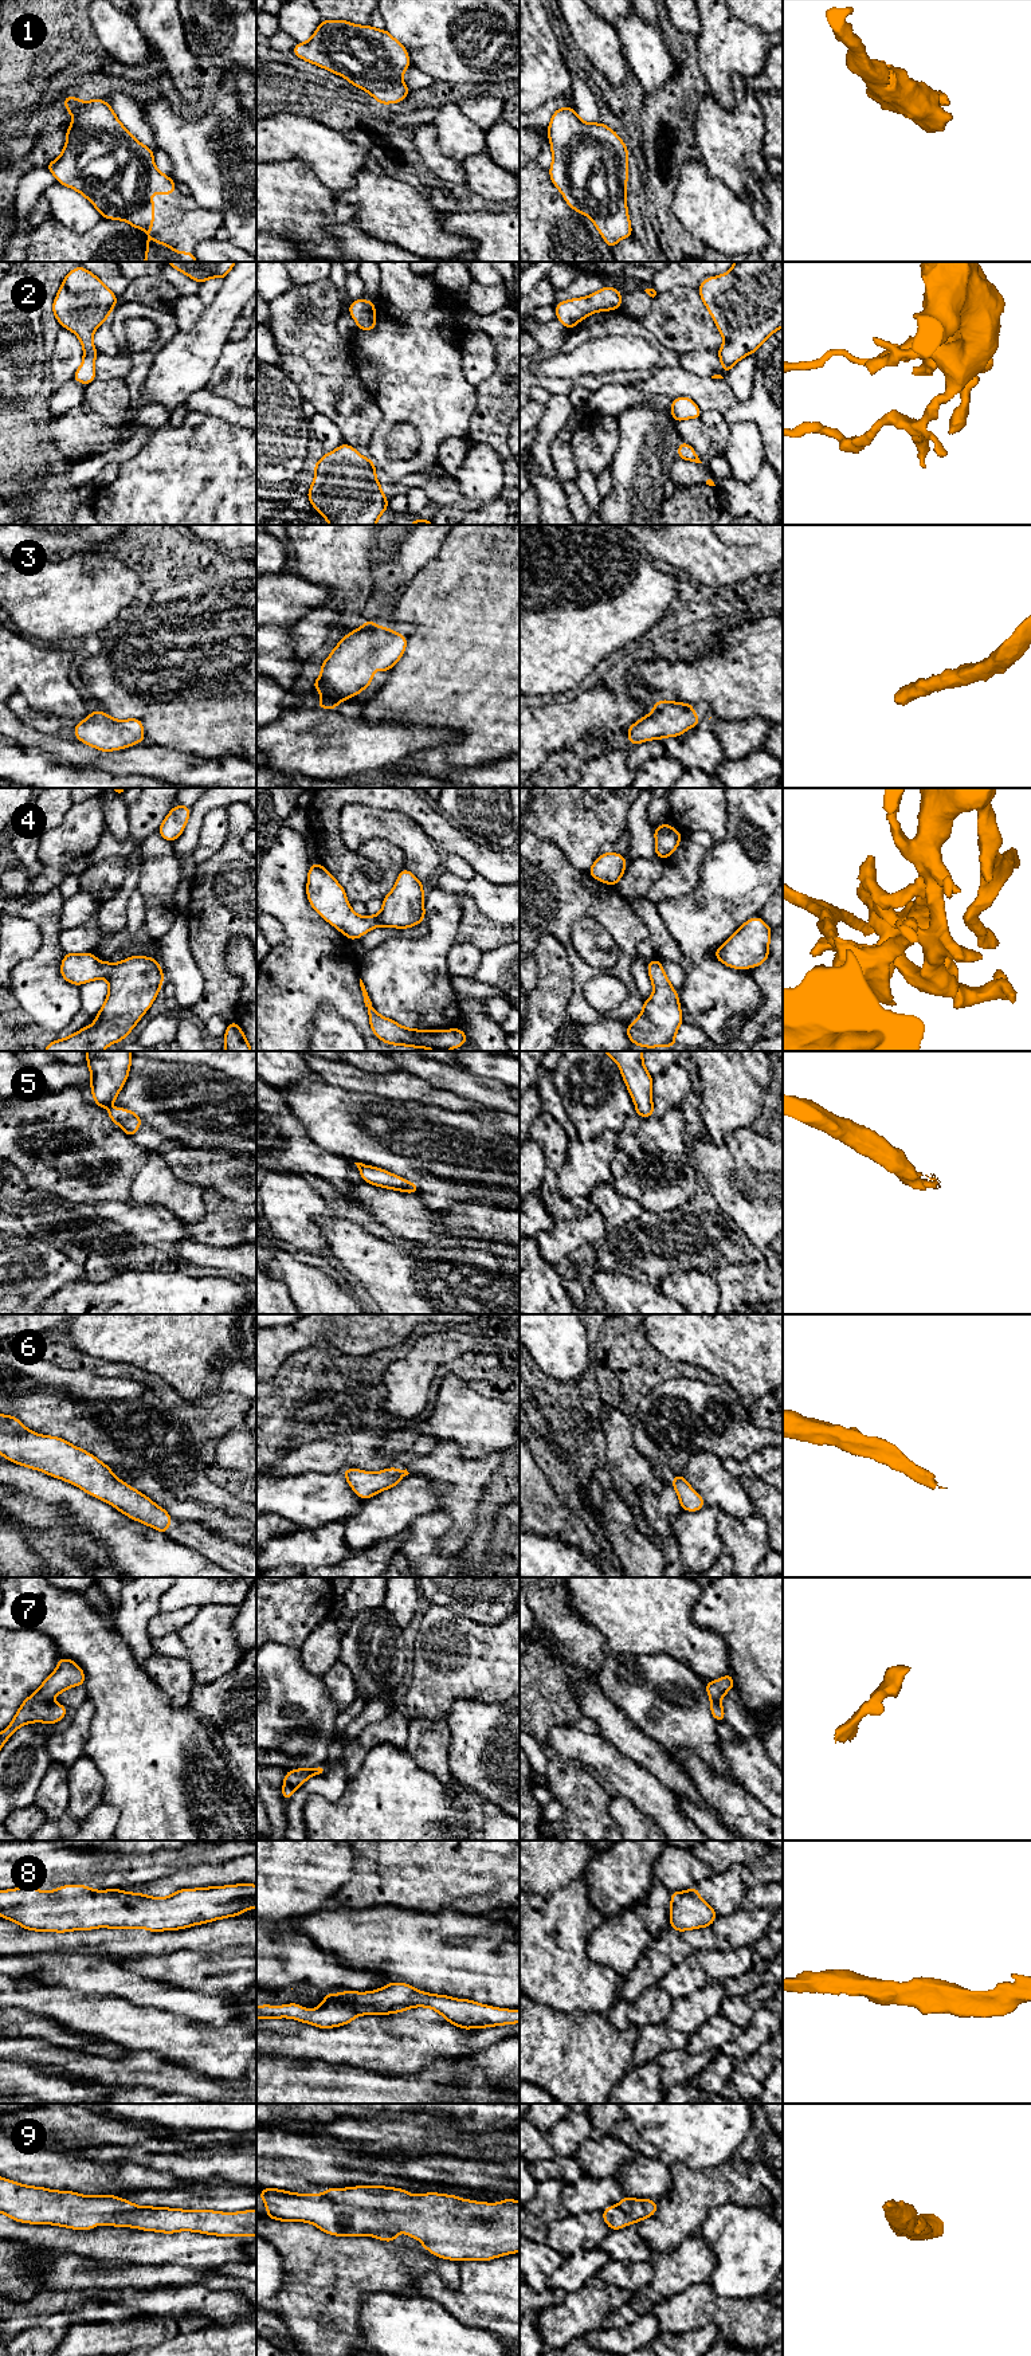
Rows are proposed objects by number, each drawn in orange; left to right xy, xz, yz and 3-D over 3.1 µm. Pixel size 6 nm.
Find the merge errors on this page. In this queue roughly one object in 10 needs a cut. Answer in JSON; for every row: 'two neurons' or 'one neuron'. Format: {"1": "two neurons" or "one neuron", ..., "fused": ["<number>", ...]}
{"1": "one neuron", "2": "one neuron", "3": "one neuron", "4": "one neuron", "5": "one neuron", "6": "one neuron", "7": "one neuron", "8": "one neuron", "9": "one neuron", "fused": []}

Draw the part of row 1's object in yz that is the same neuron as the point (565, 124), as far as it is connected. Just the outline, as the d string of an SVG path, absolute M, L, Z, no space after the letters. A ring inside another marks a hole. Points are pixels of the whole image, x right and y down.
M558 107L546 133L553 156L549 176L568 205L593 222L611 250L620 239L632 238L626 189L630 152L622 138L603 122L583 122L572 107Z

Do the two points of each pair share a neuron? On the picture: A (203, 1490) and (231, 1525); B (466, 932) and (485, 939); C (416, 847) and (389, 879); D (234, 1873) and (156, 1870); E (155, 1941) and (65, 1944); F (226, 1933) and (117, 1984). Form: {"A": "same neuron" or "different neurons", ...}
{"A": "different neurons", "B": "same neuron", "C": "different neurons", "D": "different neurons", "E": "same neuron", "F": "different neurons"}

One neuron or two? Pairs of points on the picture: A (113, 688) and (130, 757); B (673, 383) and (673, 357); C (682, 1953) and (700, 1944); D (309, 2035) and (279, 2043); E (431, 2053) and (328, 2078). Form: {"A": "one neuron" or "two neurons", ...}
{"A": "two neurons", "B": "two neurons", "C": "one neuron", "D": "one neuron", "E": "two neurons"}

